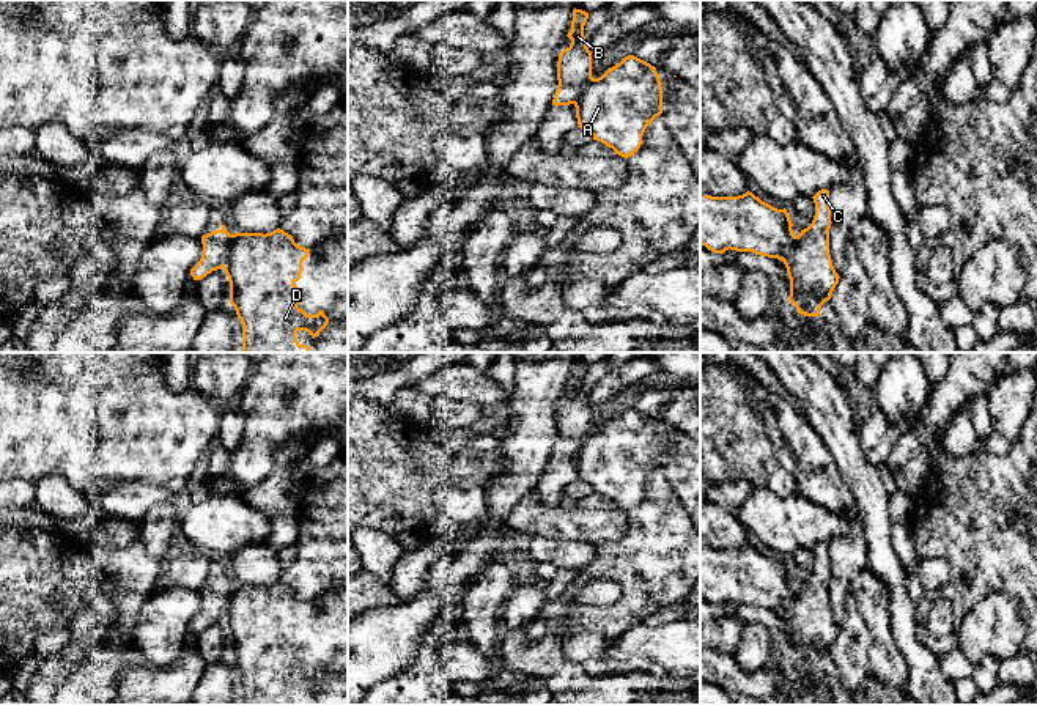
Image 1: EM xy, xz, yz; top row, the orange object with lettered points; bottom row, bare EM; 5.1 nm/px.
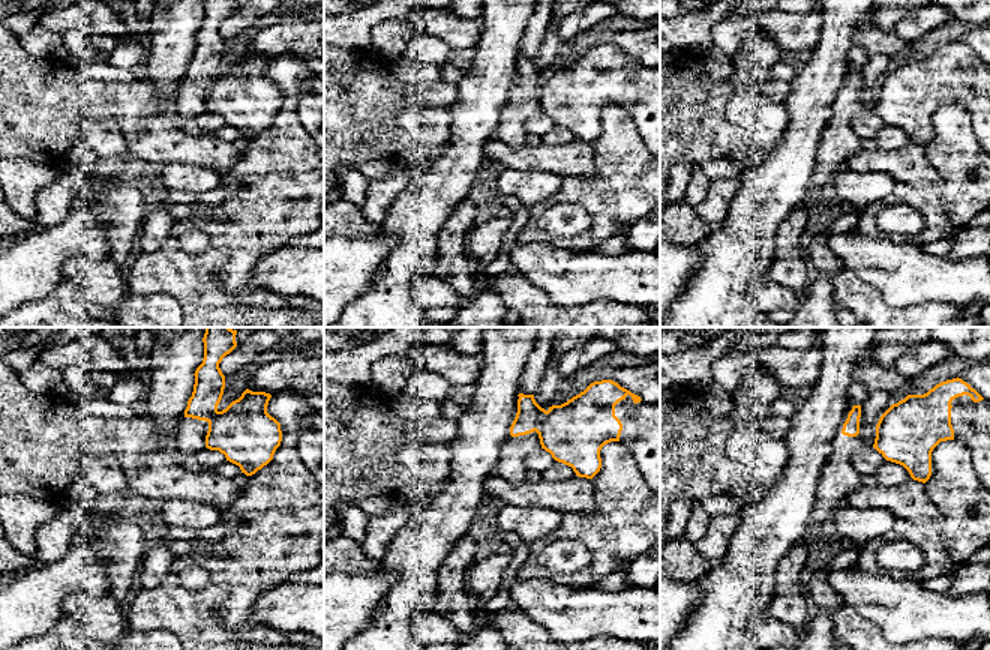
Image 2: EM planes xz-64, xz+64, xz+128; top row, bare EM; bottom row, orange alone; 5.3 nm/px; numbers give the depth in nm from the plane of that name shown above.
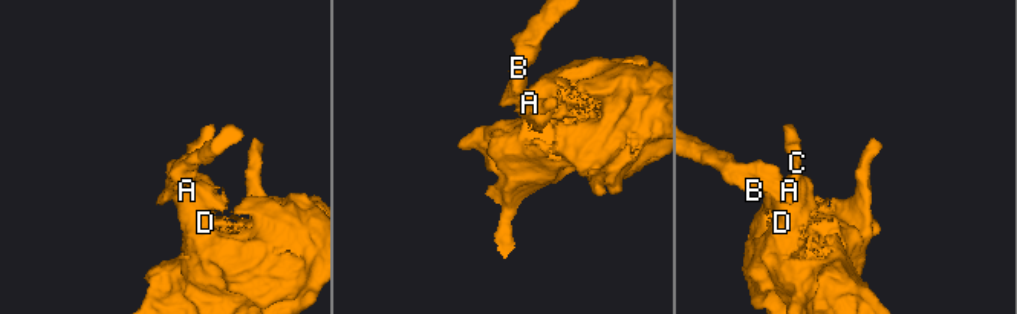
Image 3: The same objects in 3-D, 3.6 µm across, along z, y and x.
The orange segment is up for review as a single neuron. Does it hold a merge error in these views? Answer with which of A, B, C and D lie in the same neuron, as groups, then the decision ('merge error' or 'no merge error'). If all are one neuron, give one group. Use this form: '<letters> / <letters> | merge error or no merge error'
A C D / B | merge error

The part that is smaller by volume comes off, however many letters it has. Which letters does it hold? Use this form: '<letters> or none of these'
B

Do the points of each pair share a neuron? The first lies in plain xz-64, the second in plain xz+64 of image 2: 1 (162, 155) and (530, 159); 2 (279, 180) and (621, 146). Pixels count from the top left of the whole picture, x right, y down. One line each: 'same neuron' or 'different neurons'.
1: same neuron
2: same neuron

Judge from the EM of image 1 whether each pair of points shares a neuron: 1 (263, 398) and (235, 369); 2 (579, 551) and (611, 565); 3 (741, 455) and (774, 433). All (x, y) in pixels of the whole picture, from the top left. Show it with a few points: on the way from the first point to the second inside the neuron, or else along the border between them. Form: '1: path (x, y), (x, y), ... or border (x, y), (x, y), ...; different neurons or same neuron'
1: border (252, 369), (252, 375), (236, 402); different neurons
2: border (597, 546), (597, 556), (584, 570); different neurons
3: border (752, 403), (765, 433), (786, 444); different neurons

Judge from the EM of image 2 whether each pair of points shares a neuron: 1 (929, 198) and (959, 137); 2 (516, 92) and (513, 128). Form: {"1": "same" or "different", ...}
{"1": "same", "2": "same"}

